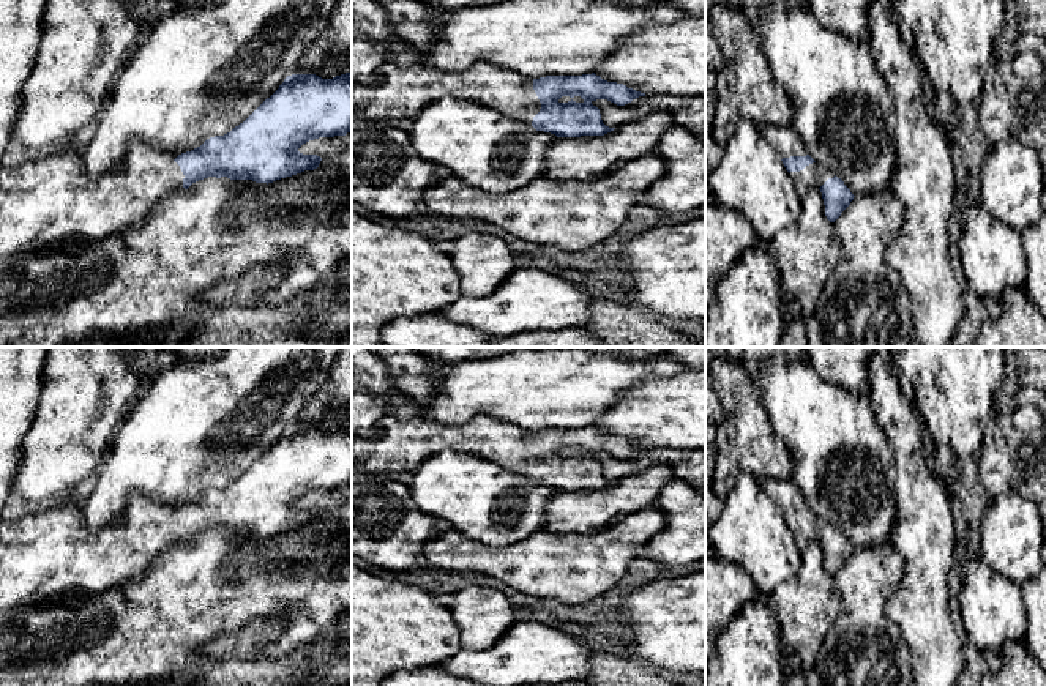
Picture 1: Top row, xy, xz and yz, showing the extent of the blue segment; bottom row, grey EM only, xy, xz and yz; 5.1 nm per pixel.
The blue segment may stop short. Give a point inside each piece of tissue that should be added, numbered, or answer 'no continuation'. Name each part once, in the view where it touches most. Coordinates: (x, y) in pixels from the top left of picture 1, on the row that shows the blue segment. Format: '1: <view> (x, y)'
1: xz (403, 92)

